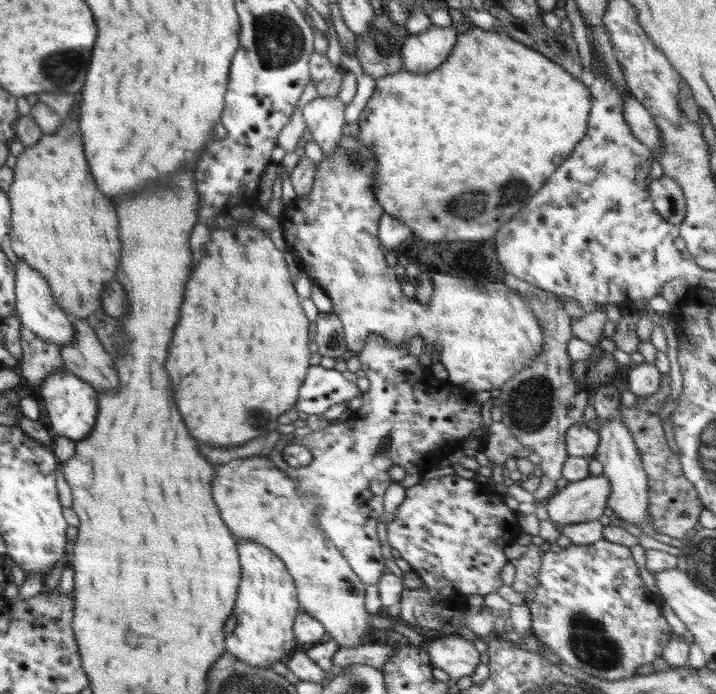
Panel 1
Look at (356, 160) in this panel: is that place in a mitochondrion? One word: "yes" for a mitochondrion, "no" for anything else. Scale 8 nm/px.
yes

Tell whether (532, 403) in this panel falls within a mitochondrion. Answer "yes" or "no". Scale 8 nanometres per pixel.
yes

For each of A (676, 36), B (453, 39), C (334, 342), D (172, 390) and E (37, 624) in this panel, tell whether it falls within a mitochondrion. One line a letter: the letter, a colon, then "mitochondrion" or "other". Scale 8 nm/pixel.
A: other
B: other
C: mitochondrion
D: other
E: other

